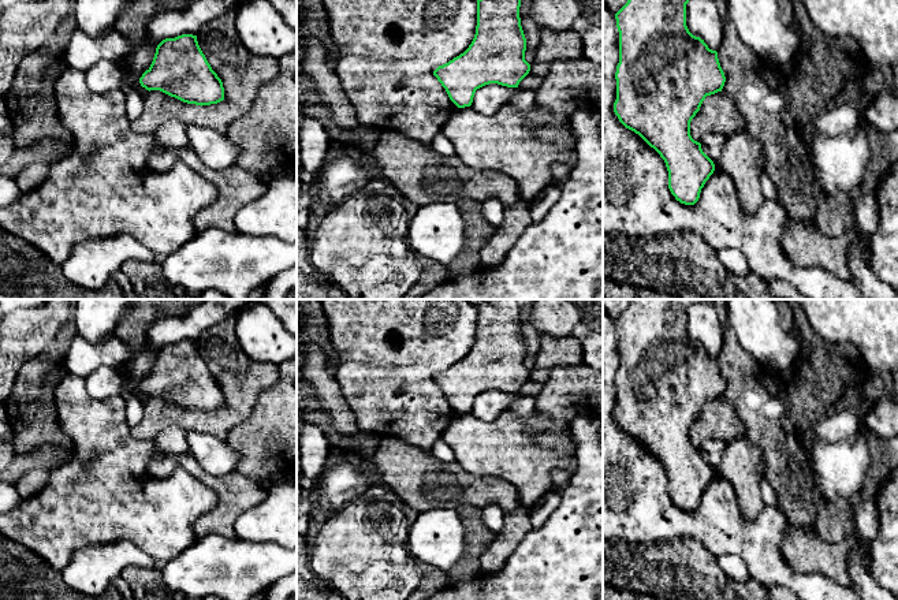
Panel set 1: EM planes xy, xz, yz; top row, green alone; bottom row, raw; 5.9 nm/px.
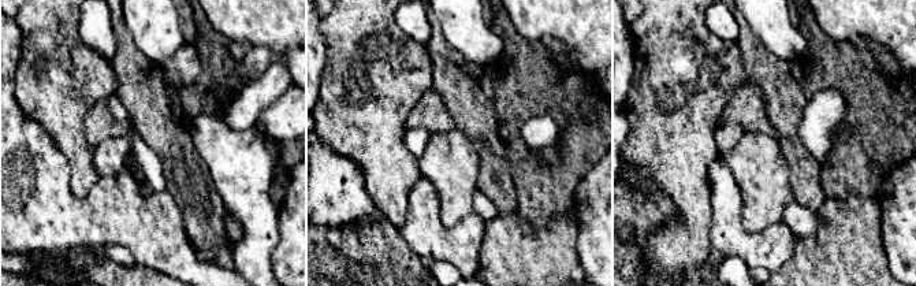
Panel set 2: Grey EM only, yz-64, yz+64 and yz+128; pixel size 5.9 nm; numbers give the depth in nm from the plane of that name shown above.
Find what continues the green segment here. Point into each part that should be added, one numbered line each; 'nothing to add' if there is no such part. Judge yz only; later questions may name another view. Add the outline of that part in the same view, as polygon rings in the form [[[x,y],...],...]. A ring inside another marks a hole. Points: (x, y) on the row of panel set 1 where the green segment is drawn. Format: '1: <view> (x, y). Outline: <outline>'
nothing to add

